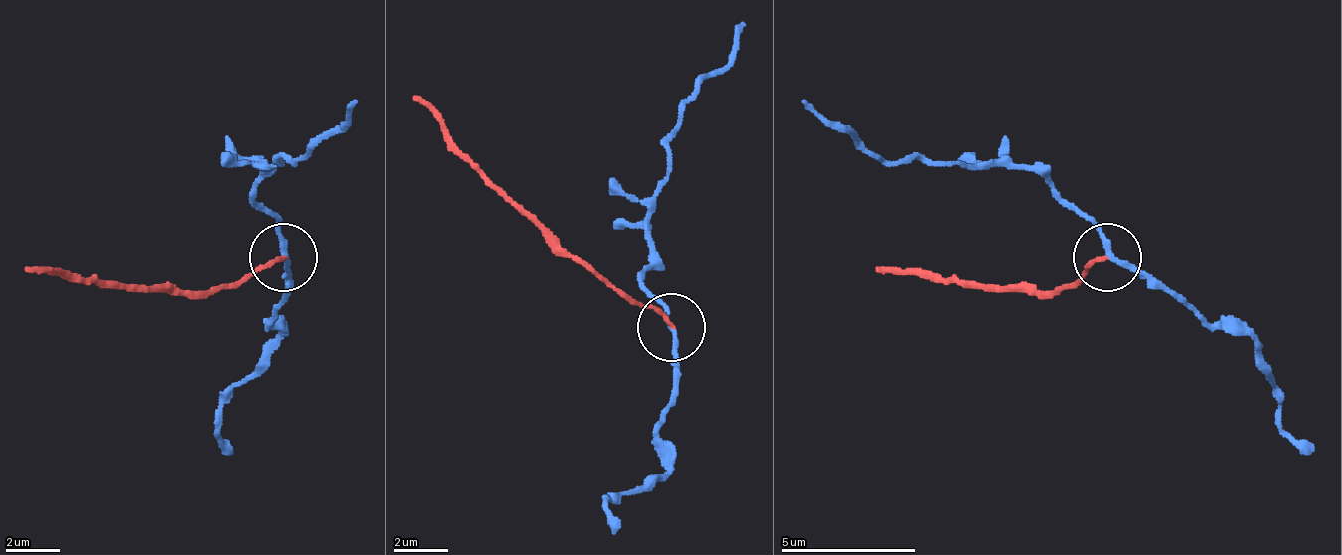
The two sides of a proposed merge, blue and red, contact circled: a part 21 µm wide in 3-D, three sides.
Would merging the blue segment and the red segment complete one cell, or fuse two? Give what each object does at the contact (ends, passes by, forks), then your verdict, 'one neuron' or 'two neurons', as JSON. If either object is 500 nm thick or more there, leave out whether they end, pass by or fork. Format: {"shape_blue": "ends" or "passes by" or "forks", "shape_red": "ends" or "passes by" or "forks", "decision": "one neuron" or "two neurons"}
{"shape_blue": "passes by", "shape_red": "ends", "decision": "two neurons"}

